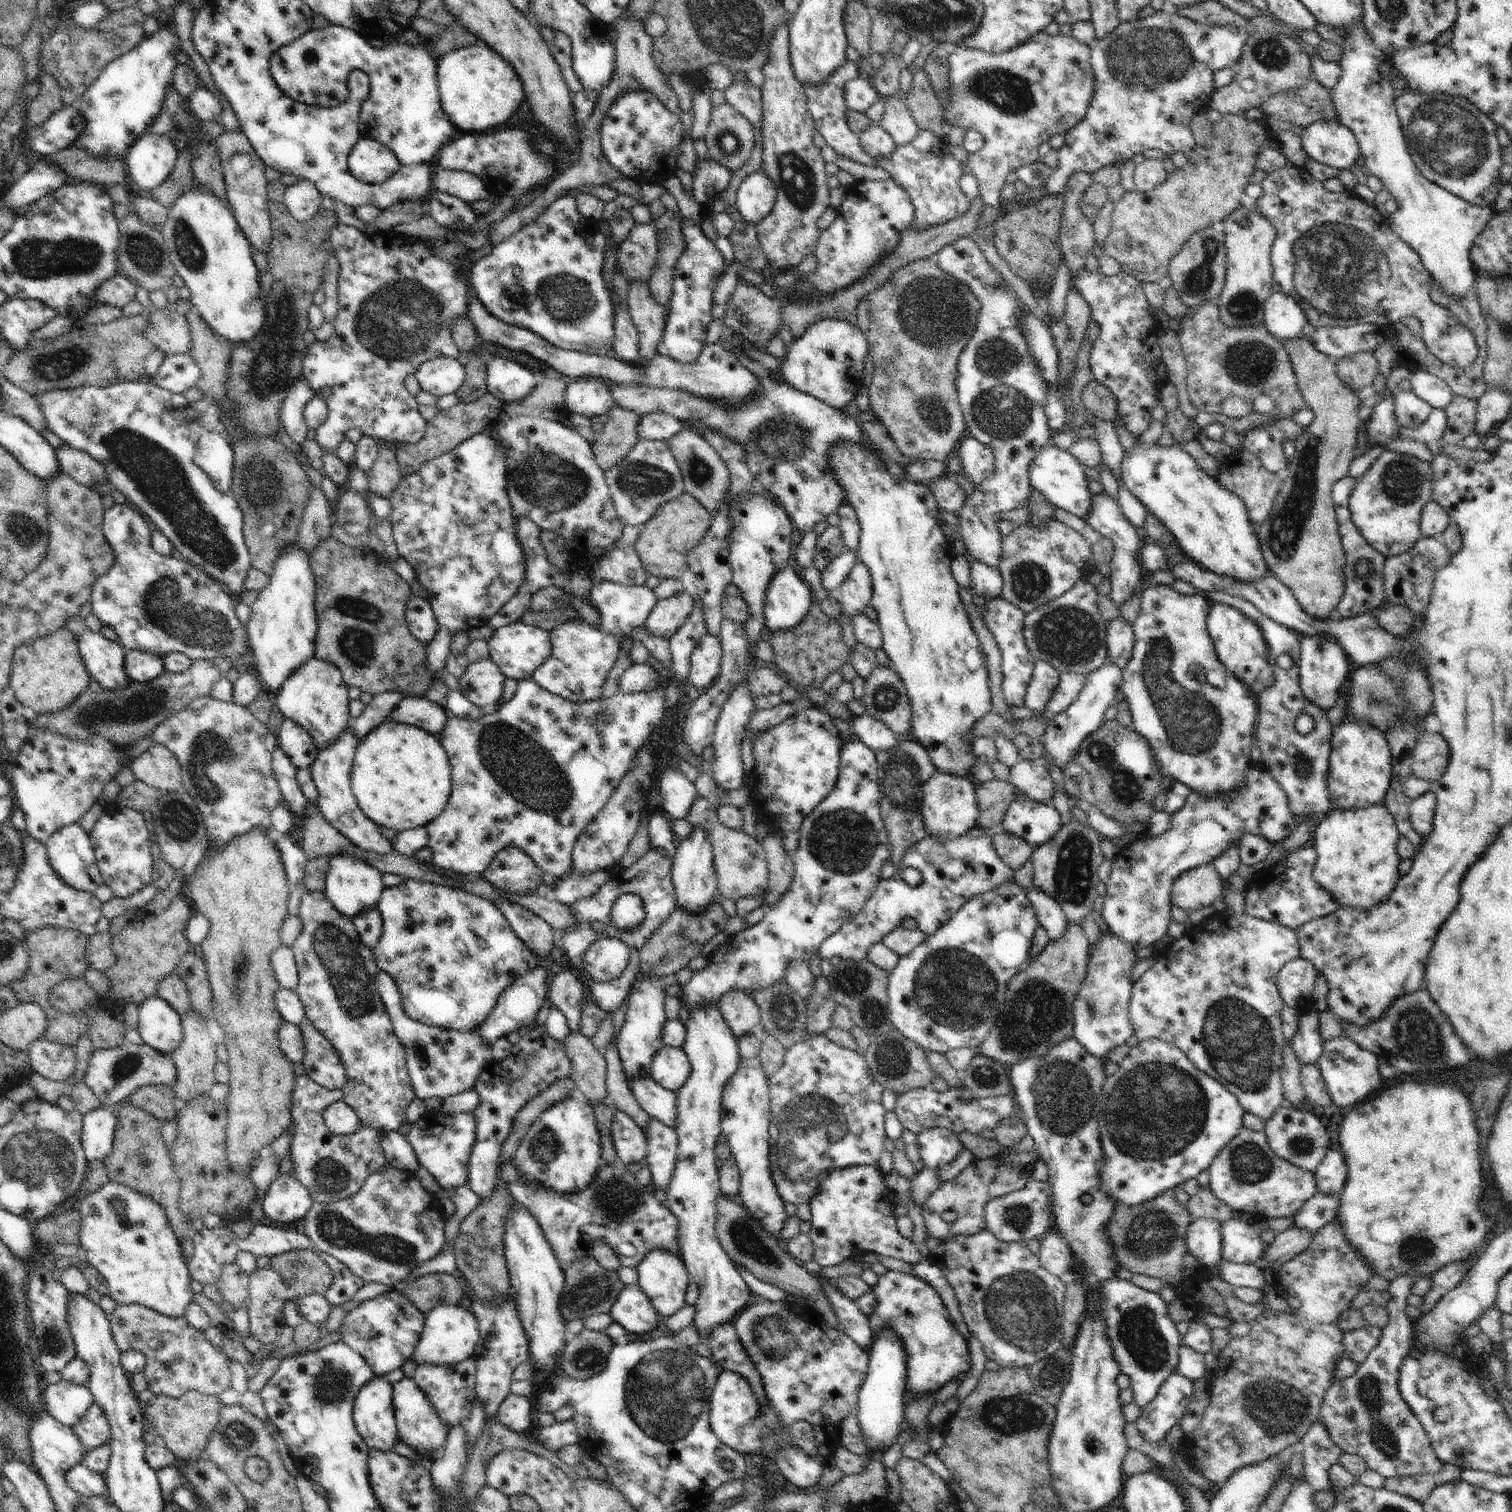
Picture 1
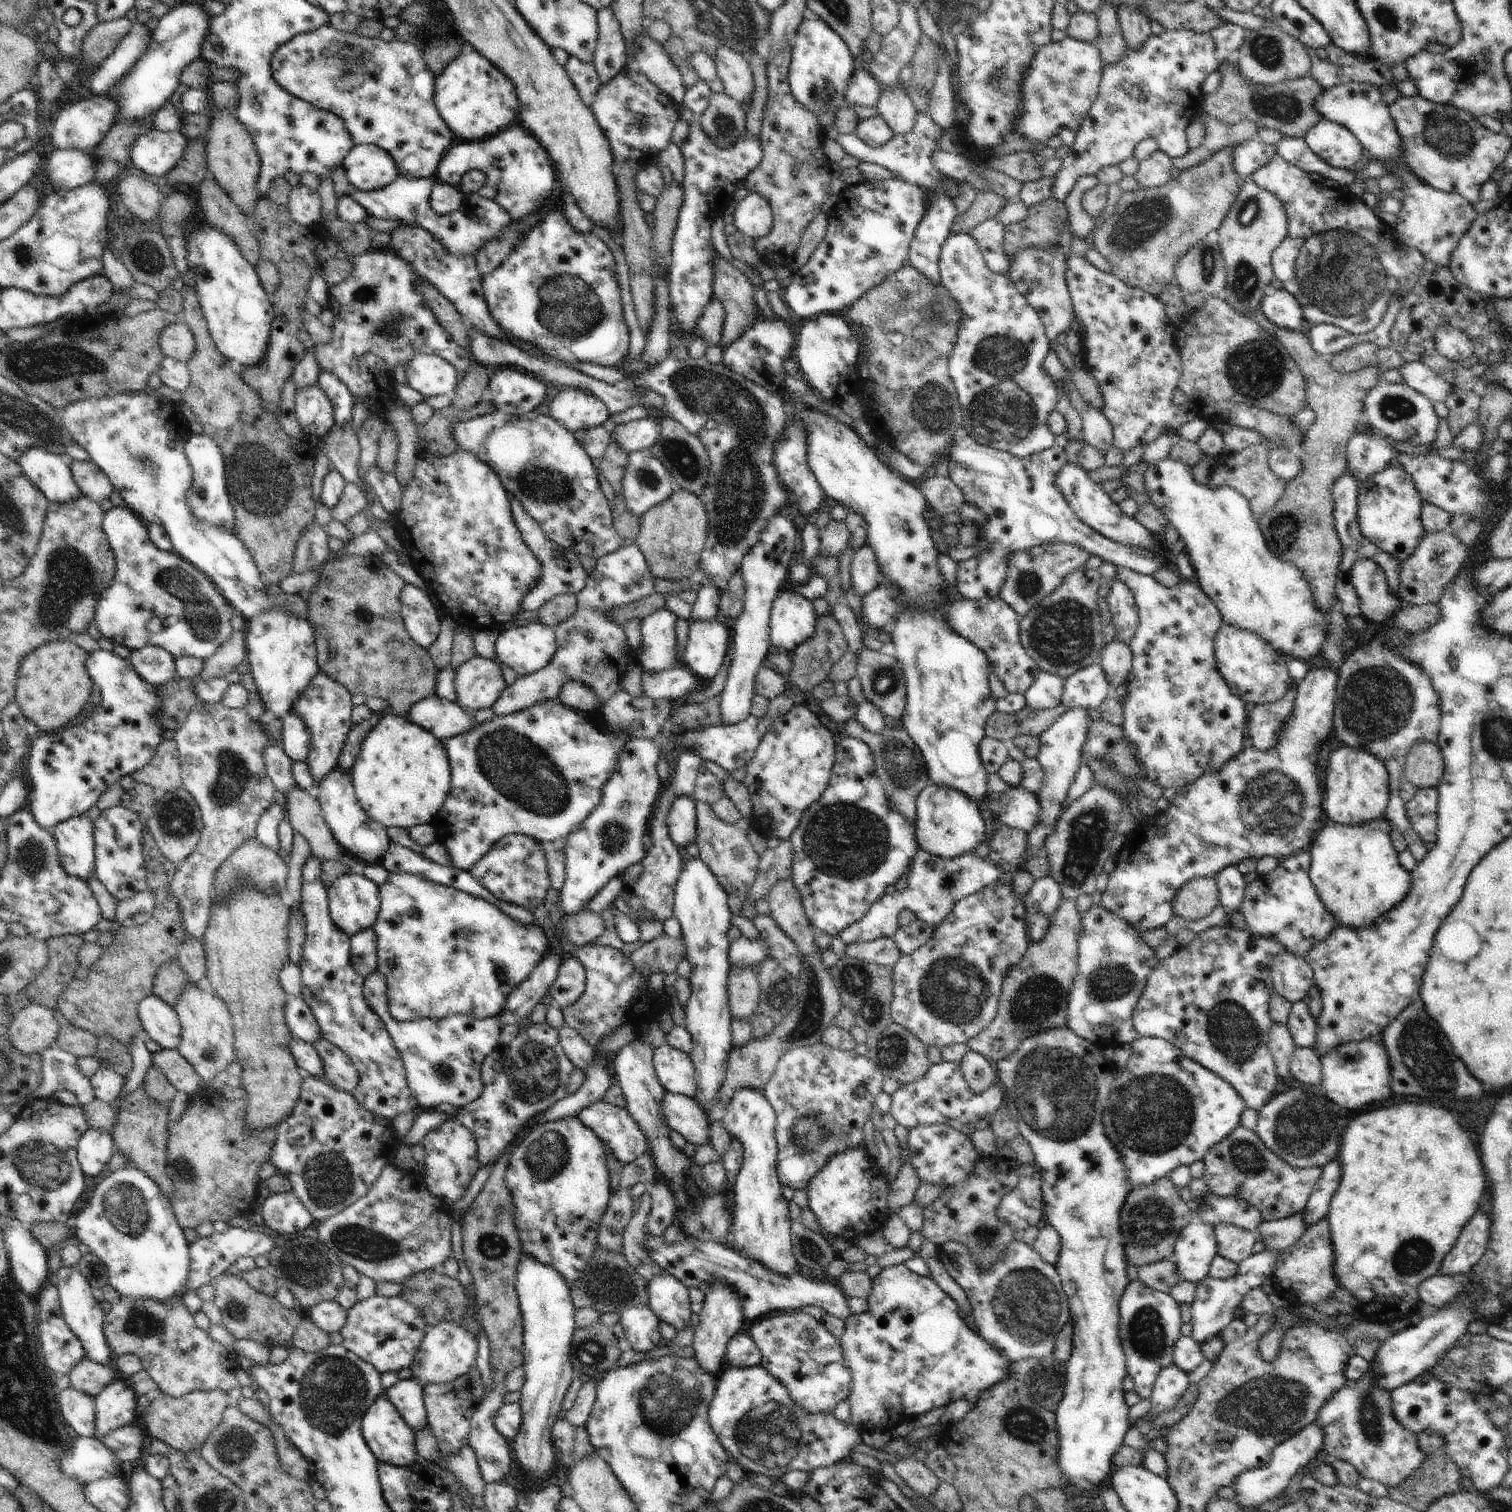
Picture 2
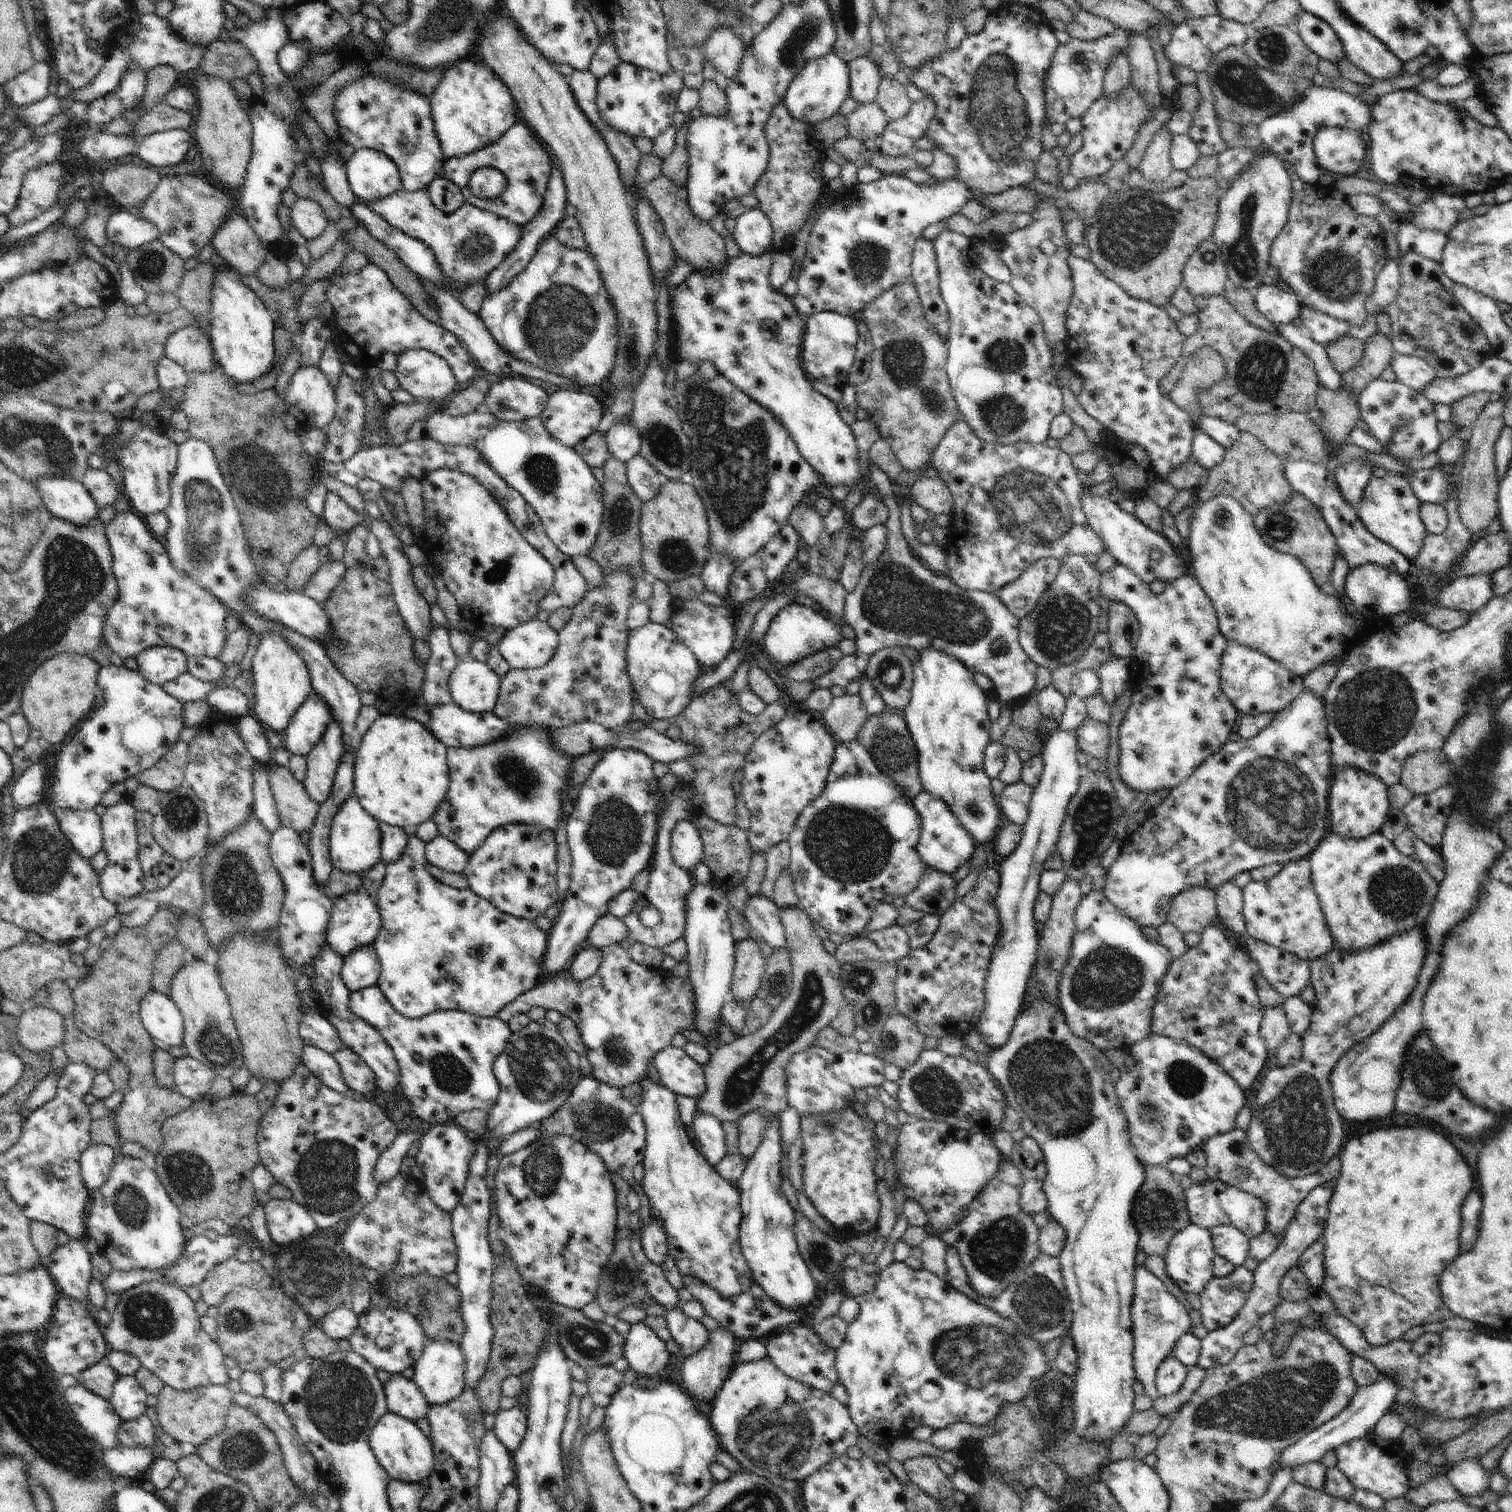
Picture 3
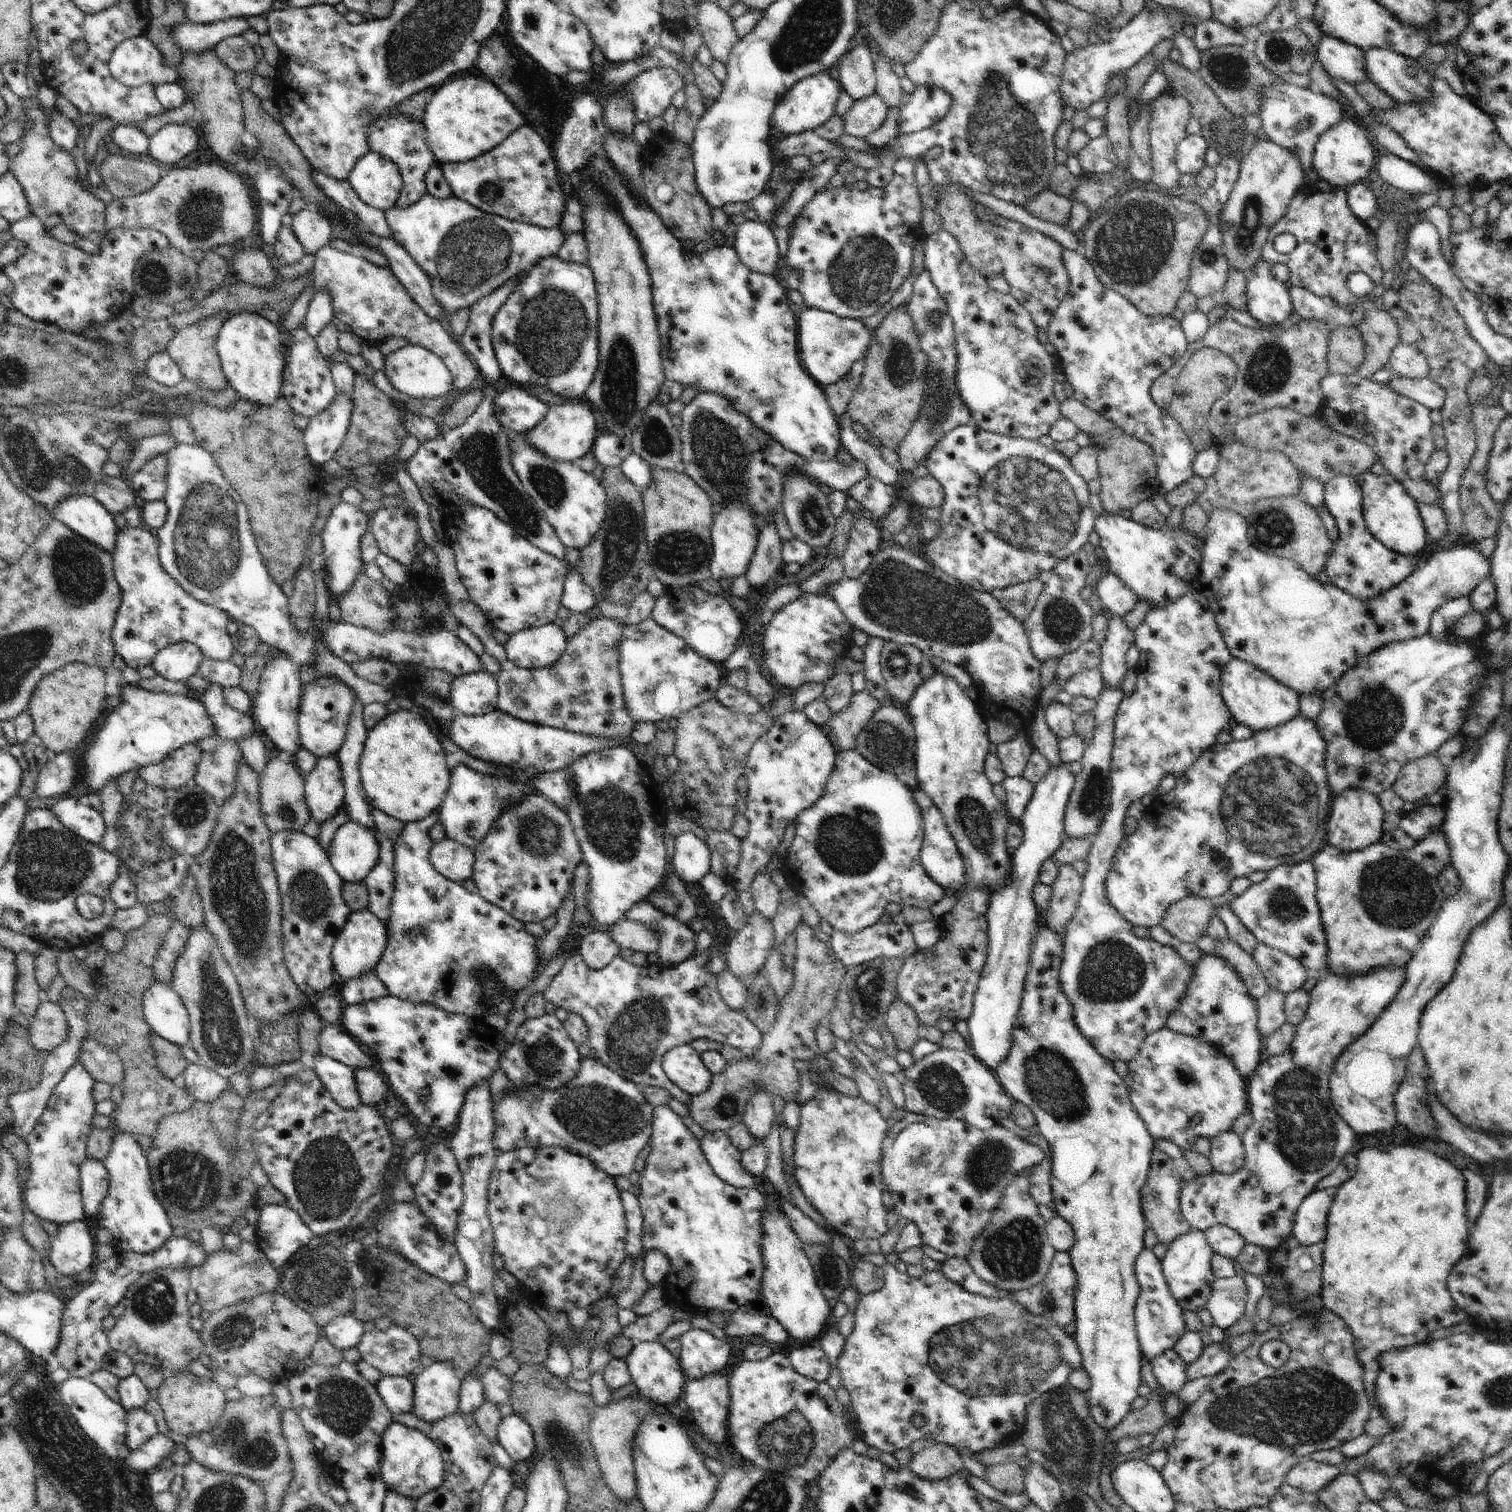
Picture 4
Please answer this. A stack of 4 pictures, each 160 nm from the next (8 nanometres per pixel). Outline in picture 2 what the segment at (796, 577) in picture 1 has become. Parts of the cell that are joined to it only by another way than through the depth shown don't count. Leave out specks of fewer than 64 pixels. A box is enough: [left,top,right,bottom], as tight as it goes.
[769,586,818,654]

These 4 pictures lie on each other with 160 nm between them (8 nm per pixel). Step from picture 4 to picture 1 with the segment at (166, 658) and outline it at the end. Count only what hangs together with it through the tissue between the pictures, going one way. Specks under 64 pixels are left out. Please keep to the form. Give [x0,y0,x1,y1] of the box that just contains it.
[125,649,166,682]

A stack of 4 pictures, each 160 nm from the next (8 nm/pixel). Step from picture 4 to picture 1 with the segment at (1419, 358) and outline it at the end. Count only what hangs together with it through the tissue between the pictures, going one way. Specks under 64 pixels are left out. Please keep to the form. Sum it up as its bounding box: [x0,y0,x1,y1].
[1410,371,1454,409]

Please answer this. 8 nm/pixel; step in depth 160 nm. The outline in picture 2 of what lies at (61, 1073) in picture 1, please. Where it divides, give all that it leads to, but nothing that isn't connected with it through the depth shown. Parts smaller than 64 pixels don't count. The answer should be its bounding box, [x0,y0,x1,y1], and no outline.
[26,1044,97,1105]

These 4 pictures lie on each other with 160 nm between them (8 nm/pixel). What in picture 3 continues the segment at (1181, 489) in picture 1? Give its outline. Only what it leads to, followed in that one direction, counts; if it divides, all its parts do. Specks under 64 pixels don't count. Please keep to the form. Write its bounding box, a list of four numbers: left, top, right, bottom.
[1185,495,1374,678]

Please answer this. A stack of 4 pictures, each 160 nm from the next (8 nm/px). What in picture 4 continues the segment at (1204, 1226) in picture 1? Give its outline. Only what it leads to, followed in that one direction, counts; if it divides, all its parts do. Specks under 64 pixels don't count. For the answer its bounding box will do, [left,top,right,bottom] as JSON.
[1161,1229,1216,1313]

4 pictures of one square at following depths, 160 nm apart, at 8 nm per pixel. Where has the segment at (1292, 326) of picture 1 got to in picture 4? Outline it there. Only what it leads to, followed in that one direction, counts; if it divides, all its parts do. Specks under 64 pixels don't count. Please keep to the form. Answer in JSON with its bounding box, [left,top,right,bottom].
[1246,259,1294,326]

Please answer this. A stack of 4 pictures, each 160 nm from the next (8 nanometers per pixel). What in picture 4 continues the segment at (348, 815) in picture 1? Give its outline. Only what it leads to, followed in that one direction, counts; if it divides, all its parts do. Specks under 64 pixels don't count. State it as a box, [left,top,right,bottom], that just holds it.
[326,820,379,882]

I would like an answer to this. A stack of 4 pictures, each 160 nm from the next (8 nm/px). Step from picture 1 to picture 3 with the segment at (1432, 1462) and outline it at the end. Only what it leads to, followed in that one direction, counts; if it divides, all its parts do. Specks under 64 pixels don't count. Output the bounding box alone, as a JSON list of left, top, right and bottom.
[1334,1430,1414,1502]

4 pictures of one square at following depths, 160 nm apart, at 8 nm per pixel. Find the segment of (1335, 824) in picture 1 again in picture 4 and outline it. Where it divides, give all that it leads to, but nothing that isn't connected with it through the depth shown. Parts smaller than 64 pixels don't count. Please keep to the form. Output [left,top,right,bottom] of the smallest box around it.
[1311,830,1450,976]

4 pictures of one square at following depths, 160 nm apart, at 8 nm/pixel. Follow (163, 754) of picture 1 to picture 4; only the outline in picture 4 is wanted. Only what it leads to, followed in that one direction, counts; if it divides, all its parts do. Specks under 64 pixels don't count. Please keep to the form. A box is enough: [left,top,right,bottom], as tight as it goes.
[138,744,202,789]

